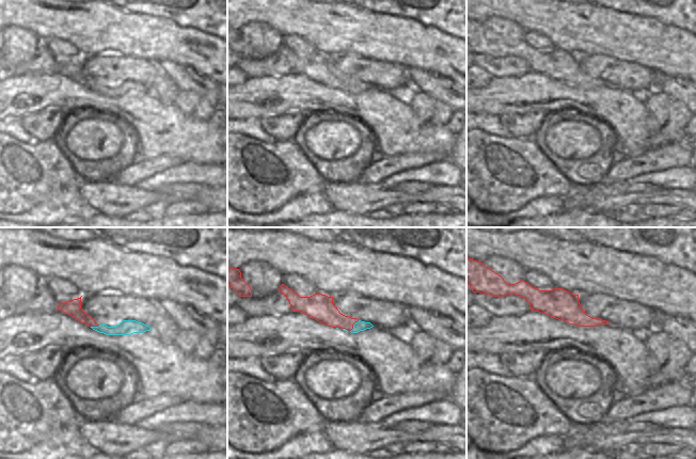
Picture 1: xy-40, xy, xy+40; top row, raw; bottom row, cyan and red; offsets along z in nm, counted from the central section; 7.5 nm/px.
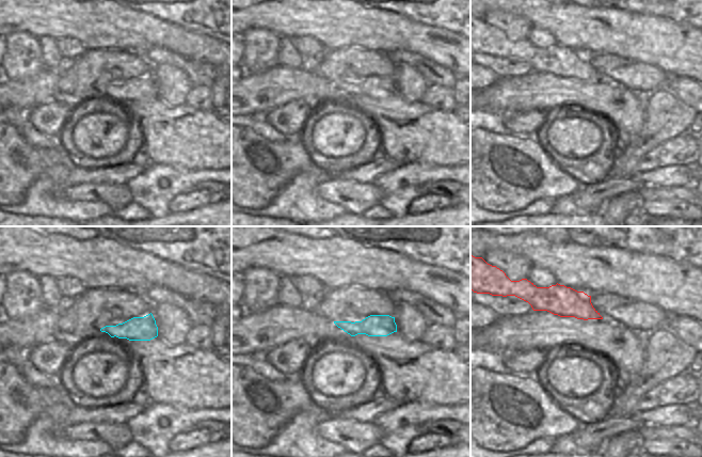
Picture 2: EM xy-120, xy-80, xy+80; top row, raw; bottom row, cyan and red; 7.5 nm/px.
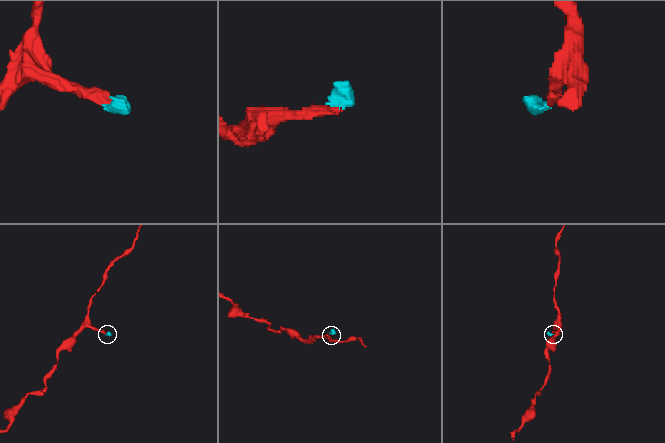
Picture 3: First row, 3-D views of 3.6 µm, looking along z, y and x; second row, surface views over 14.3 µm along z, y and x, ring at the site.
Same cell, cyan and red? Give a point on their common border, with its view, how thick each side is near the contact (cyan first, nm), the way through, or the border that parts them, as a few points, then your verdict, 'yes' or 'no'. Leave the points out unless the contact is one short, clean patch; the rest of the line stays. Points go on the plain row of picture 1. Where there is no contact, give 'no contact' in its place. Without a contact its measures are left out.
meets cyan in xy at (353, 86); 80 nm thick on the cyan side, 170 nm on the other; runs through xy (360, 86), (353, 86), (336, 81), (325, 73); yes

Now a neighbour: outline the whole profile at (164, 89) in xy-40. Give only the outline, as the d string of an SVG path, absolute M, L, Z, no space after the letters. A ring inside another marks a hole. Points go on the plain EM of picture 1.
M161 73L159 74L156 82L149 89L151 92L165 105L173 105L173 101L179 91L177 85Z

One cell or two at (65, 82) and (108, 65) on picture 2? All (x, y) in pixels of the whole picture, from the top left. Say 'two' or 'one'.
one

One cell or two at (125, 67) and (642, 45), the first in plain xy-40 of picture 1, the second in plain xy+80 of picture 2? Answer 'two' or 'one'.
two

